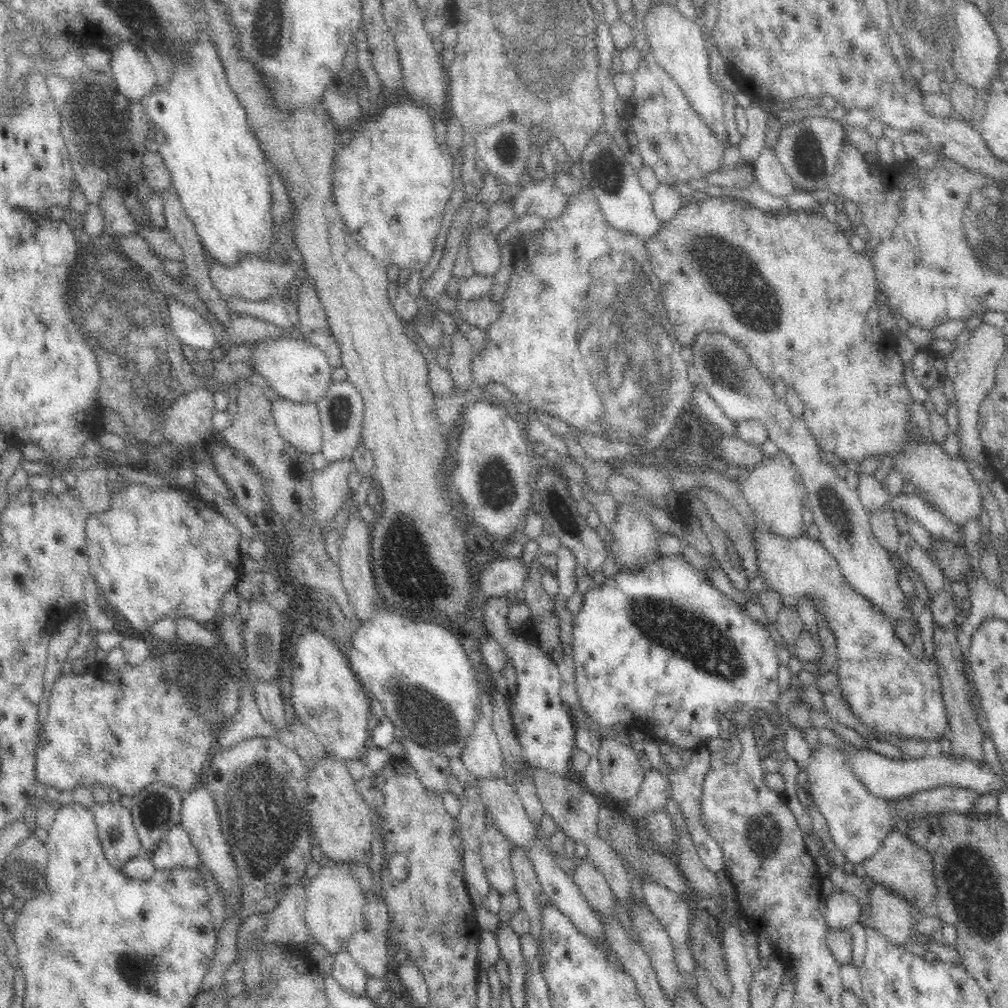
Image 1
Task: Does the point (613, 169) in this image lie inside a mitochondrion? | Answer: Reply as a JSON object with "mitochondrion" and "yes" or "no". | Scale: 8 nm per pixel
{"mitochondrion":"no"}

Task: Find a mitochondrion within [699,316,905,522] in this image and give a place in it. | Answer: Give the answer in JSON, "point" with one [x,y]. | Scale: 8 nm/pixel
{"point":[729,374]}

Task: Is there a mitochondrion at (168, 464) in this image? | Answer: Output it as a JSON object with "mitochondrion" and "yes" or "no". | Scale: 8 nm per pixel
{"mitochondrion":"yes"}

